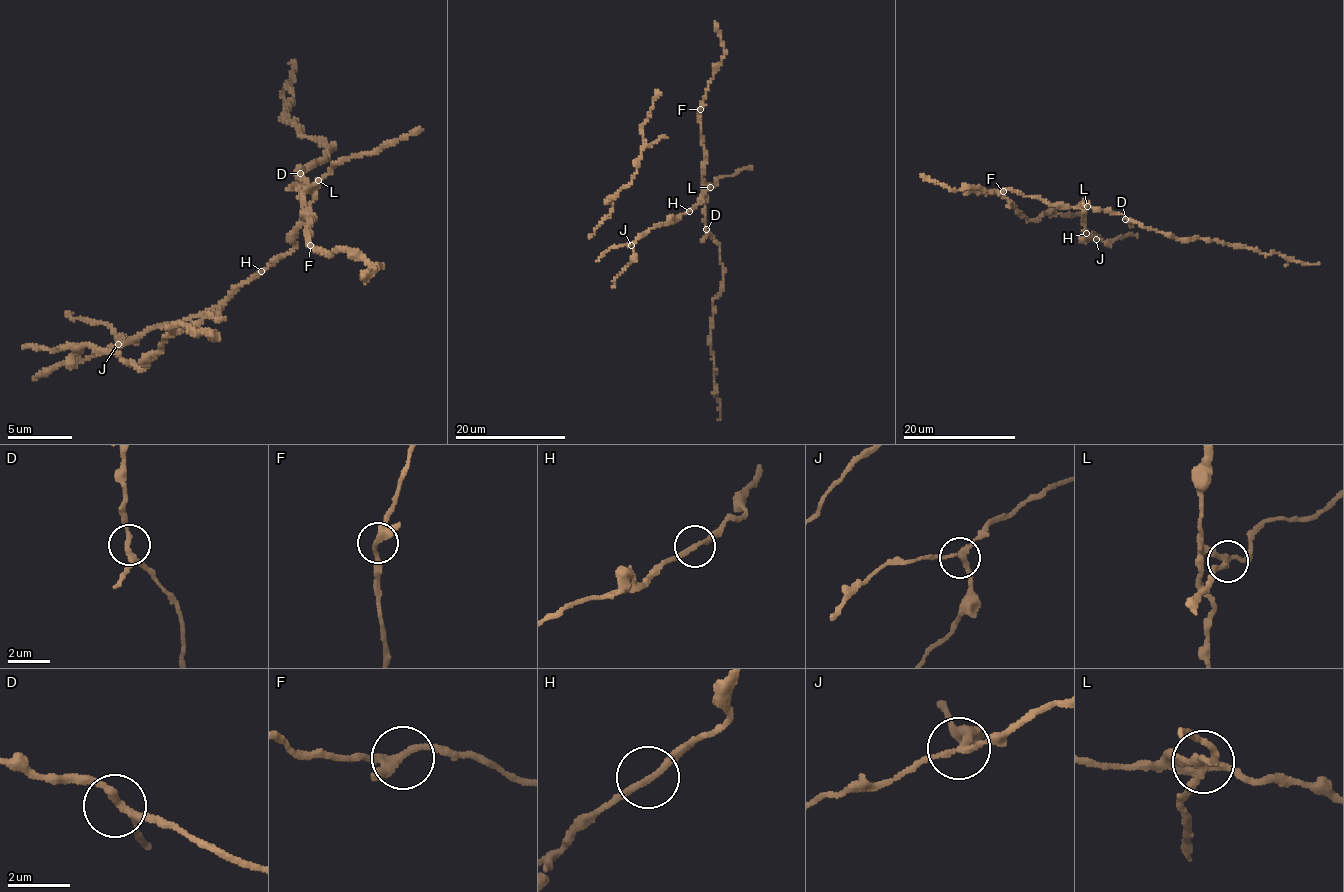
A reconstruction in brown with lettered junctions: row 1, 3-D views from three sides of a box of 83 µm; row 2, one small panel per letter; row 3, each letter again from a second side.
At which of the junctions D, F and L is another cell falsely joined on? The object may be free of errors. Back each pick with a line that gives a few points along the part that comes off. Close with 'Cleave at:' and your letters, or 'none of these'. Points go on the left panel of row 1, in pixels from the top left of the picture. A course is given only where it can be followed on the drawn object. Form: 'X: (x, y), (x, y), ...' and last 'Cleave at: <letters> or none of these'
Cleave at: L

